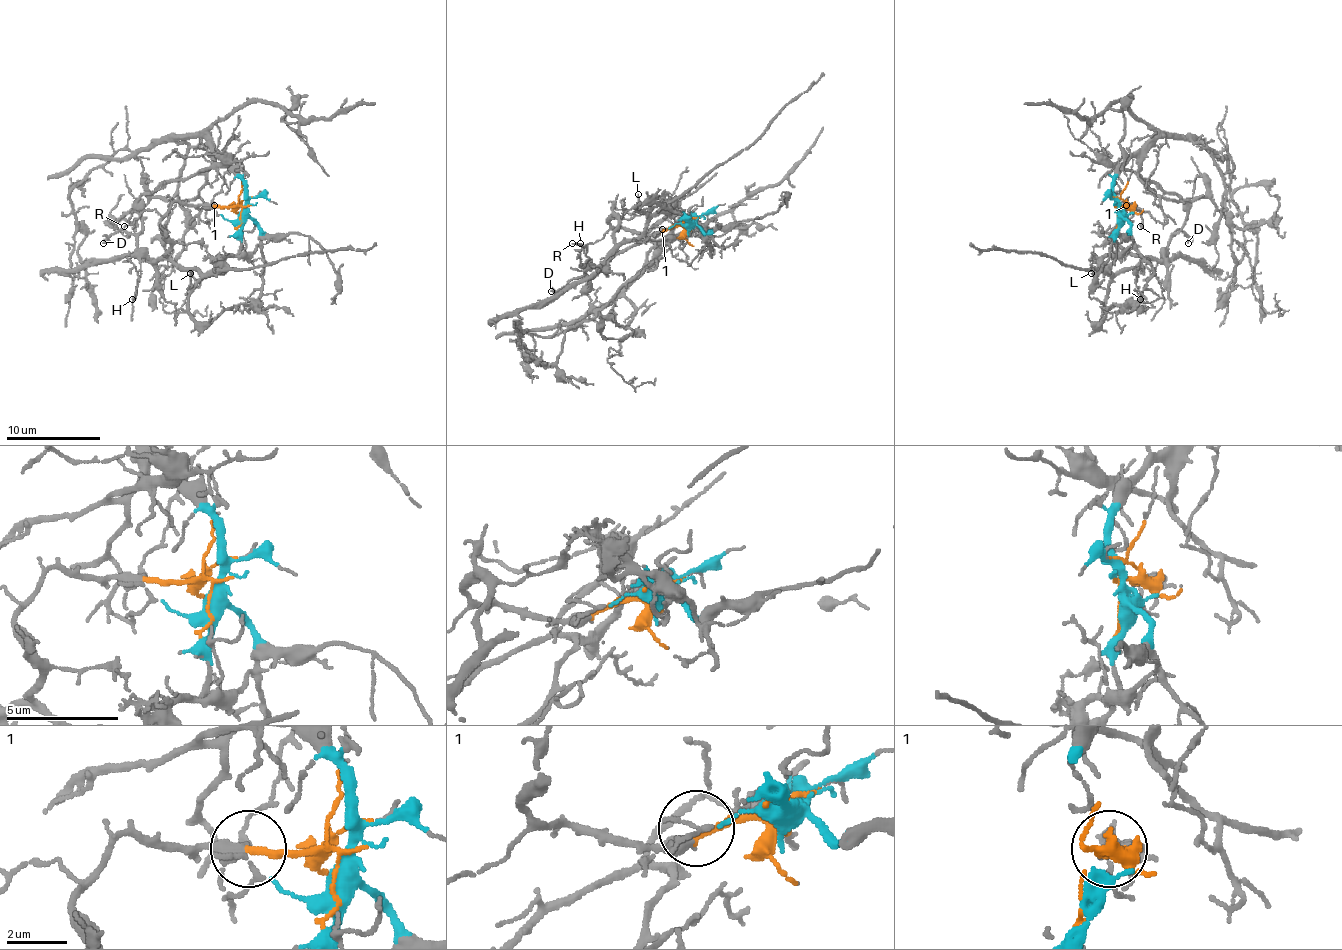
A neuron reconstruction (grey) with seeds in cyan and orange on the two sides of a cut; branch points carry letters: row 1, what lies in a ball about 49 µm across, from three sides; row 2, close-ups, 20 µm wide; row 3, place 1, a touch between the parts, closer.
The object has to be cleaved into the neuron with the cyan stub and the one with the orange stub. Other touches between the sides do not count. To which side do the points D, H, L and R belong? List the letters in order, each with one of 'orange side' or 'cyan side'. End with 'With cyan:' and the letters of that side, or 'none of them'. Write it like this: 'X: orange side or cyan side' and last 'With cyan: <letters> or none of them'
D: cyan side
H: cyan side
L: orange side
R: orange side
With cyan: D, H

